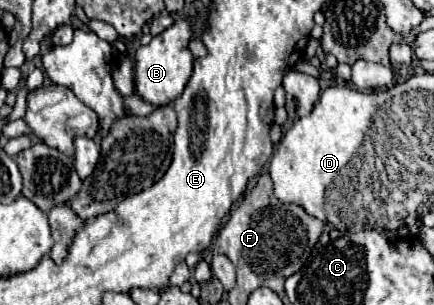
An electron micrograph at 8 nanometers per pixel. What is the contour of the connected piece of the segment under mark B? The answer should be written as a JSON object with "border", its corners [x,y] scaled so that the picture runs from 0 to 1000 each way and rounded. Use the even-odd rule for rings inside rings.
{"border":[[[417,62],[399,75],[389,95],[380,95],[371,115],[353,121],[343,148],[325,148],[311,174],[311,305],[357,344],[394,344],[412,305],[422,305],[422,285],[431,279],[440,233],[445,233],[445,180],[431,161],[431,141],[440,128],[440,69]]]}

